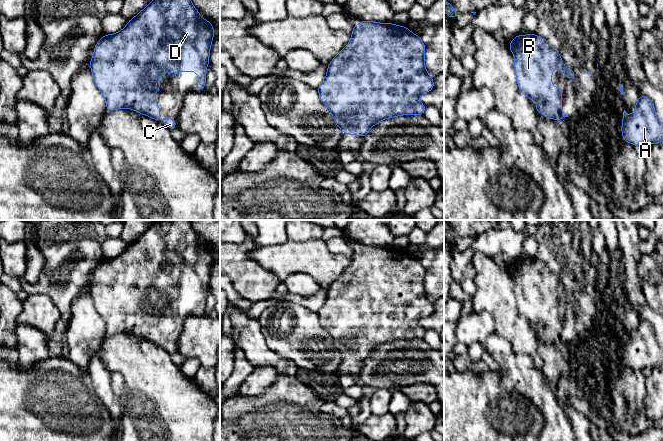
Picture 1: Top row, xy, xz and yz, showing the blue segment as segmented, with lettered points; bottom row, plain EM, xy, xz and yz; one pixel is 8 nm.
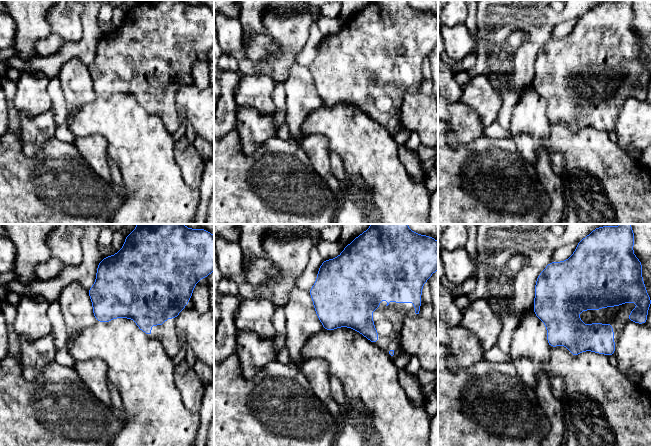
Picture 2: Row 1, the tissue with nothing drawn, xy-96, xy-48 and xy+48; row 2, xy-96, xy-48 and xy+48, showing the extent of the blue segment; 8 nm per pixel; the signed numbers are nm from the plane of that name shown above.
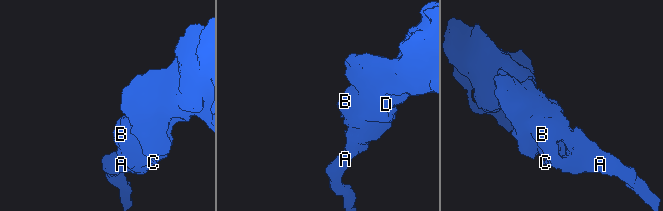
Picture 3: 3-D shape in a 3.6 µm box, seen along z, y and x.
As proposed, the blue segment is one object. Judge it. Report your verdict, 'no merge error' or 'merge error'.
no merge error

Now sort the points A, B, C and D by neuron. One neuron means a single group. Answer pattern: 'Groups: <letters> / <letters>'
Groups: A B C D

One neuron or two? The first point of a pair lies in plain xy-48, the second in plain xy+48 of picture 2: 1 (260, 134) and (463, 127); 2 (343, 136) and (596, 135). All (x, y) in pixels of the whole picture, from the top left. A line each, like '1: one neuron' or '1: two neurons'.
1: one neuron
2: one neuron

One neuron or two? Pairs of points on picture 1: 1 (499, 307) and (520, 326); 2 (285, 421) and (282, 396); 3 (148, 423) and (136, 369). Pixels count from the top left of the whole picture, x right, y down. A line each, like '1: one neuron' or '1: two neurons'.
1: one neuron
2: one neuron
3: one neuron

